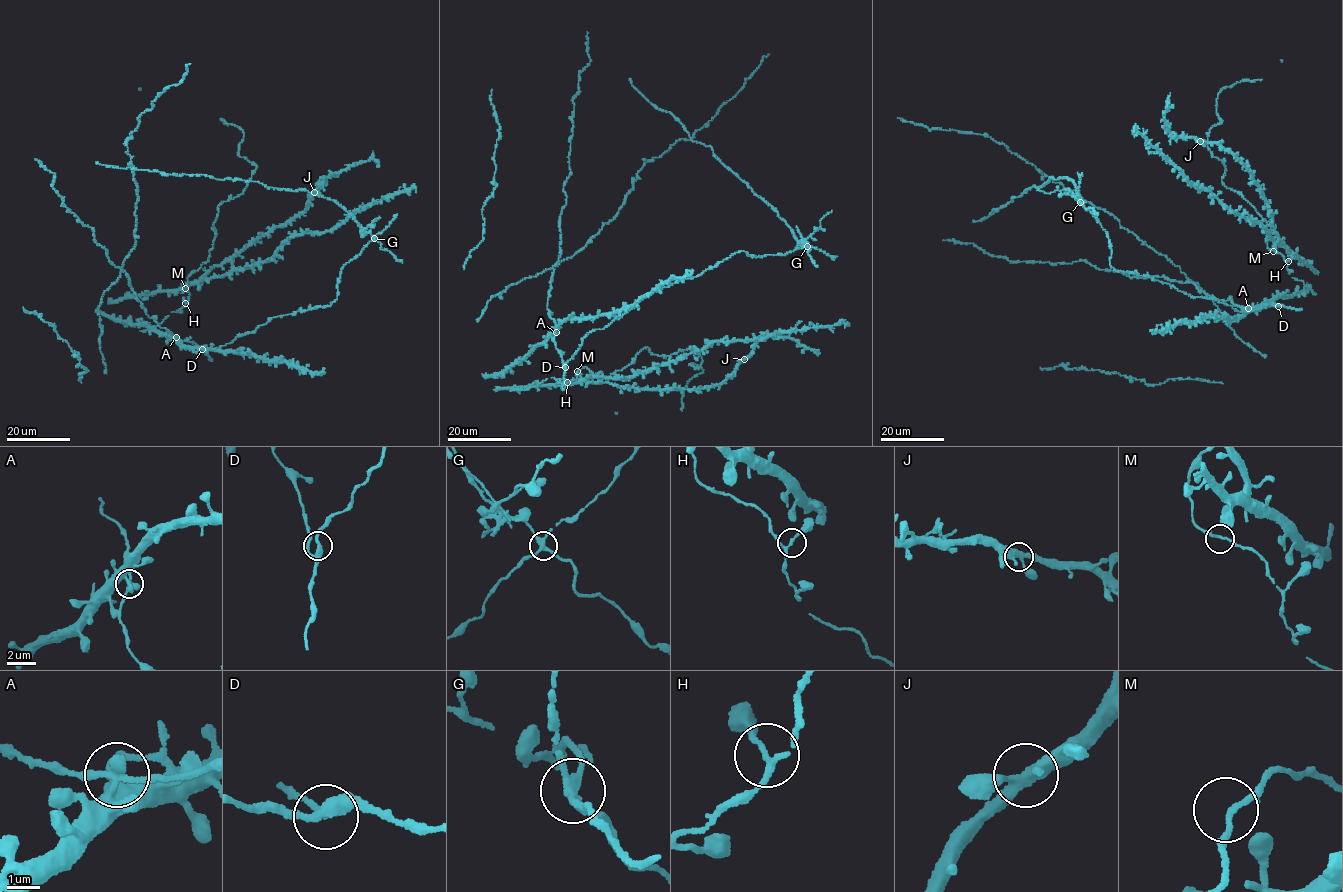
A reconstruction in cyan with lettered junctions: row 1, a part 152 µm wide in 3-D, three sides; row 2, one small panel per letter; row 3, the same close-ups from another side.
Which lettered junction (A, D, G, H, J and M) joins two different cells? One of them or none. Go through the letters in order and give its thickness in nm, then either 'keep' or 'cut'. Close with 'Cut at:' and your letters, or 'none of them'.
A: calibre 260 nm; keep
D: calibre 280 nm; keep
G: calibre 220 nm; cut
H: calibre 140 nm; keep
J: calibre 340 nm; keep
M: calibre 130 nm; keep
Cut at: G

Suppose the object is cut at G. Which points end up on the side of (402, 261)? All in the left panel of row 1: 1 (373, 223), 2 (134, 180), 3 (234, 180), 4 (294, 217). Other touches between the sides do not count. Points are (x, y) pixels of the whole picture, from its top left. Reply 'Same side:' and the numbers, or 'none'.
Same side: 1, 3

